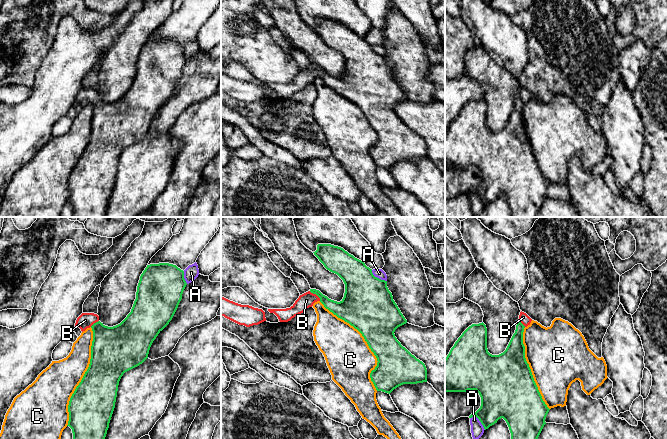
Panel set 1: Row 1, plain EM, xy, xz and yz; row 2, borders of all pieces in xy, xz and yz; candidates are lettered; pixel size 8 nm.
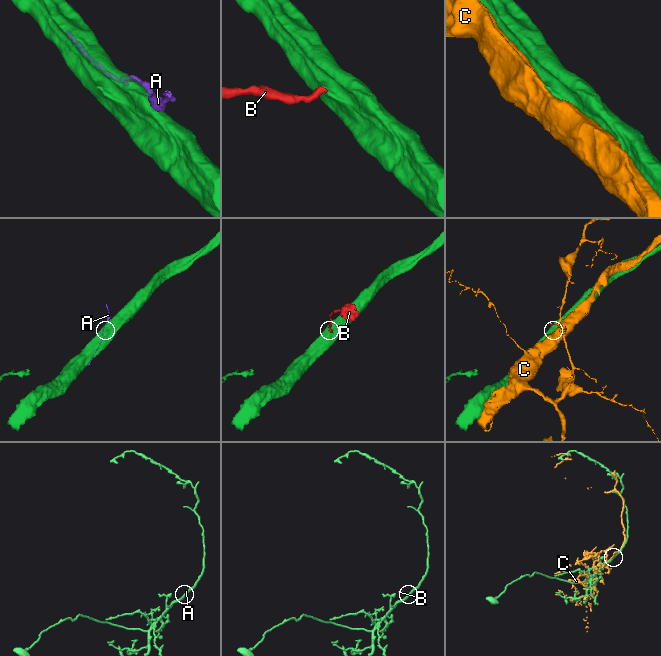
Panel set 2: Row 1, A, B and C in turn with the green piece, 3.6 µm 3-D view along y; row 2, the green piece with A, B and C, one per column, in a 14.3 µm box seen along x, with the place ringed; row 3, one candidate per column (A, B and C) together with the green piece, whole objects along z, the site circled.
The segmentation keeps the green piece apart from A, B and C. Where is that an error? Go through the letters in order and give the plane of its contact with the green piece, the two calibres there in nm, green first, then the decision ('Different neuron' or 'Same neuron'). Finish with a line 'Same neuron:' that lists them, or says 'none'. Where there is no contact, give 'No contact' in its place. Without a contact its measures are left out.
A: Touches green in yz. Thickness 320 nm (green) against 110 nm. Different neuron
B: Touches green in xz. Thickness 130 nm (green) against 120 nm. Same neuron
C: Touches green in xz. Thickness 380 nm (green) against 360 nm. Different neuron
Same neuron: B

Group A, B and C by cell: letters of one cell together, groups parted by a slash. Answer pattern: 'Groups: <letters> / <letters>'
Groups: A / B / C

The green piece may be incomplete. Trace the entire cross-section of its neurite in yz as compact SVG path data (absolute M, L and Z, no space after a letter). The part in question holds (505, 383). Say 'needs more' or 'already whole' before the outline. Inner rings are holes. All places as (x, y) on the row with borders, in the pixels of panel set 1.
needs more | M520 312L515 333L506 350L499 355L488 352L486 325L483 322L472 324L445 358L445 392L476 390L481 397L481 406L469 418L476 416L485 430L503 418L509 427L511 439L538 439L550 410L542 399L525 358L523 332L531 321L526 313Z

